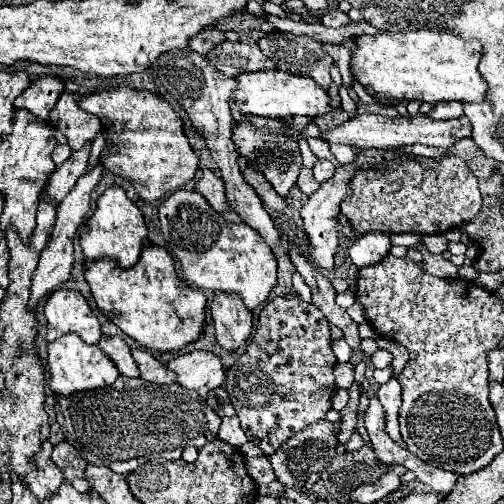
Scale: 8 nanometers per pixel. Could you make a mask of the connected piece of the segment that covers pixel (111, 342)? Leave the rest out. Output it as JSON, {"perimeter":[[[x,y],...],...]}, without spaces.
{"perimeter":[[[102,336],[100,342],[98,342],[98,348],[102,352],[106,352],[106,356],[114,362],[114,366],[118,368],[118,372],[122,376],[128,376],[128,378],[138,378],[140,376],[138,366],[134,362],[132,354],[130,354],[130,348],[120,336]]]}

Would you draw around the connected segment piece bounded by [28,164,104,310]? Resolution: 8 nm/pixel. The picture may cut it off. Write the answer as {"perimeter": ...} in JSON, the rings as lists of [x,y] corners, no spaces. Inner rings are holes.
{"perimeter":[[[98,164],[94,170],[86,172],[86,174],[76,182],[74,190],[60,202],[60,206],[58,206],[58,210],[56,210],[58,216],[56,216],[54,230],[52,230],[52,234],[50,234],[50,240],[48,240],[46,248],[44,248],[42,254],[40,254],[38,268],[36,268],[34,276],[32,276],[32,288],[30,288],[28,308],[34,310],[36,304],[38,304],[38,300],[40,300],[46,292],[50,292],[50,290],[54,290],[54,288],[58,288],[60,284],[64,284],[64,282],[70,280],[70,276],[72,276],[72,262],[74,262],[74,232],[76,232],[76,228],[80,226],[84,214],[86,214],[88,208],[90,208],[90,192],[92,192],[92,188],[98,184],[98,180],[102,178],[102,172],[104,172],[102,164]]]}

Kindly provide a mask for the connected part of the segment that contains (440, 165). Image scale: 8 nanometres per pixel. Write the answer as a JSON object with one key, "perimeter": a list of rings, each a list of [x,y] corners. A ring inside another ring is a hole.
{"perimeter":[[[460,156],[442,158],[400,158],[386,162],[386,168],[358,170],[350,182],[352,196],[346,196],[340,204],[340,212],[348,218],[350,226],[358,234],[366,232],[414,232],[414,234],[442,234],[458,224],[472,220],[480,212],[480,192],[476,176],[466,168]],[[400,180],[402,188],[398,192],[386,194],[382,190],[384,182]]]}

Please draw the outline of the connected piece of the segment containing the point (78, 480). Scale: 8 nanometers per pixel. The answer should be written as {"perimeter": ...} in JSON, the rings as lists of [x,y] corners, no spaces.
{"perimeter":[[[63,441],[54,446],[52,456],[54,464],[62,470],[64,480],[74,486],[78,492],[88,492],[90,484],[84,480],[84,468],[86,468],[86,460],[82,460],[78,451],[68,442]]]}

